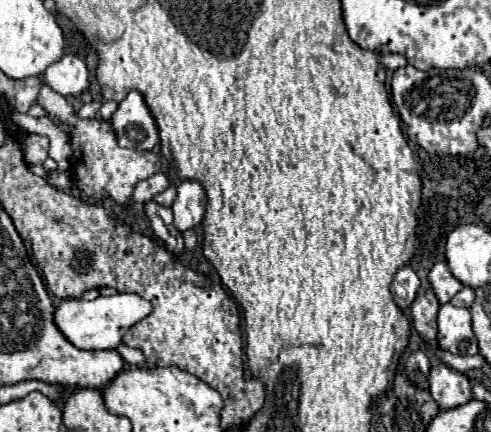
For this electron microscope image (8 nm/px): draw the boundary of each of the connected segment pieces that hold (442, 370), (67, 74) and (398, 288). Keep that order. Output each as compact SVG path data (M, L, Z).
M443 363L431 367L429 383L431 383L431 397L443 411L459 407L471 399L471 387L467 377Z
M63 55L59 61L51 63L43 73L45 85L49 85L53 91L71 97L79 95L89 87L87 81L87 67L77 55Z
M409 265L401 267L395 273L393 283L391 283L391 293L393 293L395 303L401 309L407 309L415 301L417 291L419 291L419 277L417 277L417 273Z

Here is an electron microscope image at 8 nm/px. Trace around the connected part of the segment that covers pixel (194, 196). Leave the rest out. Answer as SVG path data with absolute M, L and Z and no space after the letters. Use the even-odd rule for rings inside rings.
M183 181L177 187L177 199L173 203L173 215L175 215L175 227L185 233L193 227L197 227L205 215L207 197L197 181Z

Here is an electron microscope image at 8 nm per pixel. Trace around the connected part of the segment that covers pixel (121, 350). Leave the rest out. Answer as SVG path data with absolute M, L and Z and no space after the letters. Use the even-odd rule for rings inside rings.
M119 345L119 347L117 347L117 353L121 355L121 359L123 359L125 363L135 365L135 367L139 367L139 365L145 361L145 357L143 357L143 353L141 353L139 349L131 349L131 347L127 347L127 345Z

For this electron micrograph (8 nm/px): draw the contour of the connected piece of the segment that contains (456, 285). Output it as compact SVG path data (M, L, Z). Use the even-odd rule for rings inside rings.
M435 263L433 265L433 269L429 271L429 285L441 303L447 303L457 291L461 291L465 287L459 279L453 277L447 263Z

